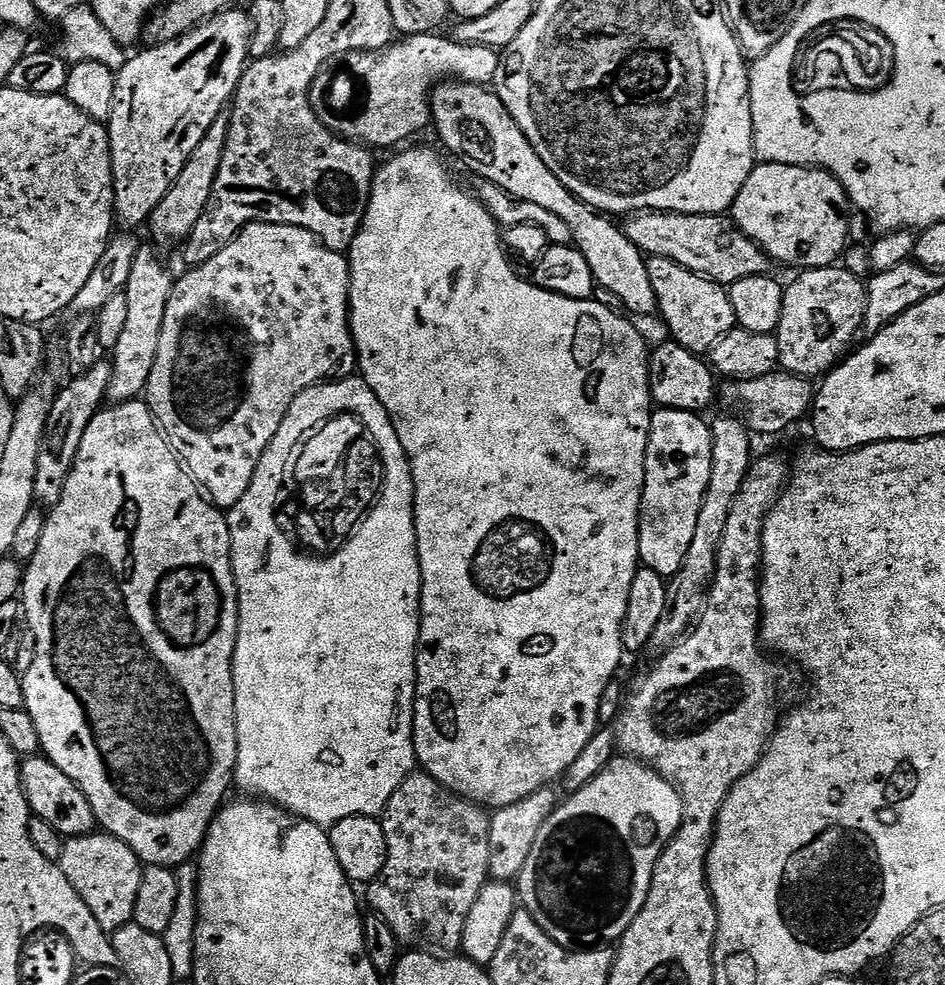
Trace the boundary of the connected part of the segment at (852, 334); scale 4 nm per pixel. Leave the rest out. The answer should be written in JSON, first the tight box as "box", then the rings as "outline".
{"box":[774,267,868,378],"outline":[[[840,267],[809,268],[785,287],[782,318],[774,333],[783,371],[805,378],[823,377],[857,343],[856,335],[861,335],[864,326],[868,289],[863,279]]]}

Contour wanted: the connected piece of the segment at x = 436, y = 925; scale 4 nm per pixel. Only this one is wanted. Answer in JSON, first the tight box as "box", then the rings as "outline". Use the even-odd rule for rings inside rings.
{"box":[367,770,490,950],"outline":[[[417,770],[408,775],[390,794],[382,813],[386,834],[386,862],[382,870],[367,885],[368,904],[375,915],[380,916],[394,930],[401,942],[425,936],[440,950],[459,949],[462,942],[462,926],[466,914],[470,914],[478,898],[478,890],[490,877],[490,816],[481,805],[457,796],[443,788],[428,772]]]}

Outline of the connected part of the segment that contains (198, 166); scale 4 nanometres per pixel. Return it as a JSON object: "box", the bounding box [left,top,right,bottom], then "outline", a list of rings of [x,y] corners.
{"box":[150,114,230,245],"outline":[[[221,114],[214,122],[210,122],[210,130],[202,134],[202,142],[194,146],[194,154],[188,156],[186,166],[182,166],[182,174],[170,186],[166,198],[158,202],[158,206],[152,211],[150,229],[155,243],[183,245],[188,235],[194,230],[198,218],[206,210],[206,202],[210,202],[210,194],[214,190],[214,178],[218,178],[218,166],[222,164],[222,150],[226,148],[226,138],[230,130],[230,115]]]}

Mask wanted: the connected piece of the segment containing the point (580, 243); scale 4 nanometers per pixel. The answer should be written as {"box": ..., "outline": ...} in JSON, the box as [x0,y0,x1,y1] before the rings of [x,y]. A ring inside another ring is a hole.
{"box":[430,82,657,317],"outline":[[[444,82],[433,87],[430,97],[430,120],[436,124],[440,140],[456,156],[468,163],[472,172],[477,172],[481,181],[497,184],[515,200],[534,202],[550,214],[558,214],[572,231],[572,244],[586,258],[590,274],[603,291],[614,294],[621,305],[633,317],[657,315],[654,285],[650,282],[648,260],[643,252],[630,242],[627,231],[614,224],[607,215],[601,214],[589,204],[583,204],[576,195],[538,158],[534,146],[522,134],[506,106],[497,98],[495,91],[483,84]]]}

